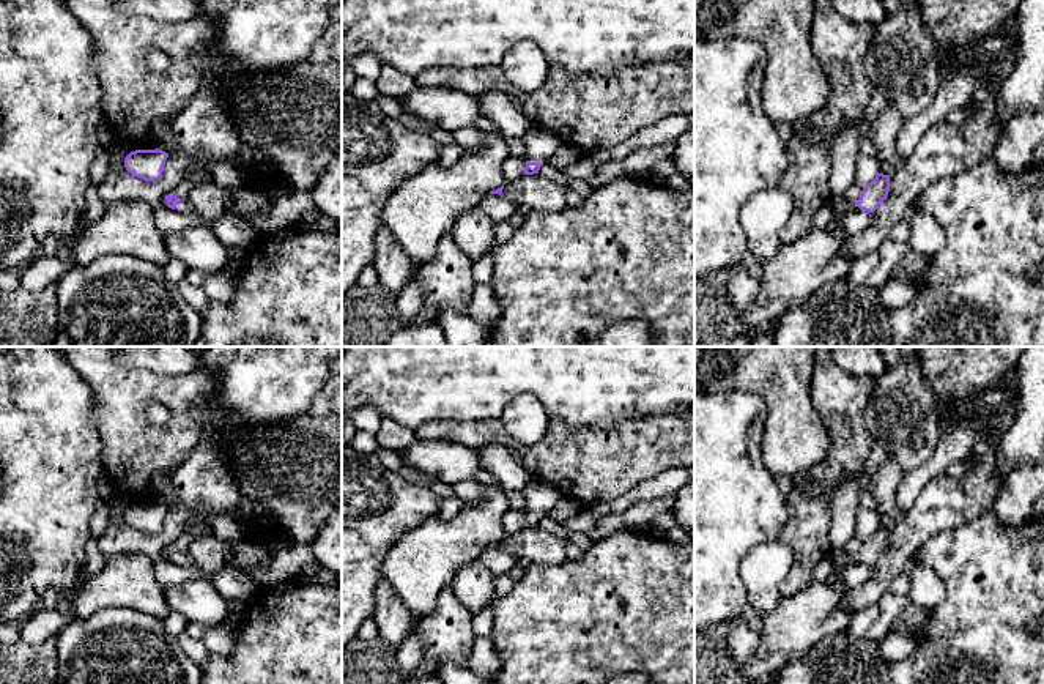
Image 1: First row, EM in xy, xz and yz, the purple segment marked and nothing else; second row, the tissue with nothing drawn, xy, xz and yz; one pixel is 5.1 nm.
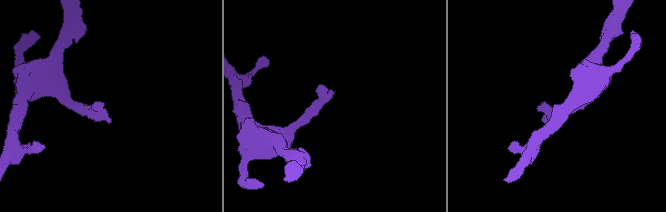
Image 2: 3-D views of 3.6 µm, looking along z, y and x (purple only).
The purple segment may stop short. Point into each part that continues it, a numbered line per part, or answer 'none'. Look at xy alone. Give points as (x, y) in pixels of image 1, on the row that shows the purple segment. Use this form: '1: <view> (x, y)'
1: xy (185, 207)

